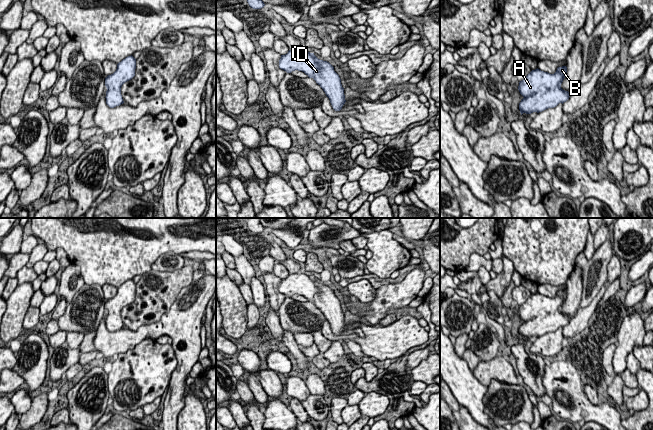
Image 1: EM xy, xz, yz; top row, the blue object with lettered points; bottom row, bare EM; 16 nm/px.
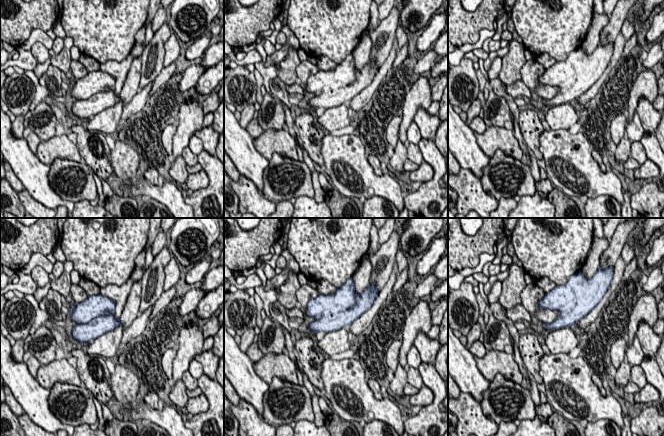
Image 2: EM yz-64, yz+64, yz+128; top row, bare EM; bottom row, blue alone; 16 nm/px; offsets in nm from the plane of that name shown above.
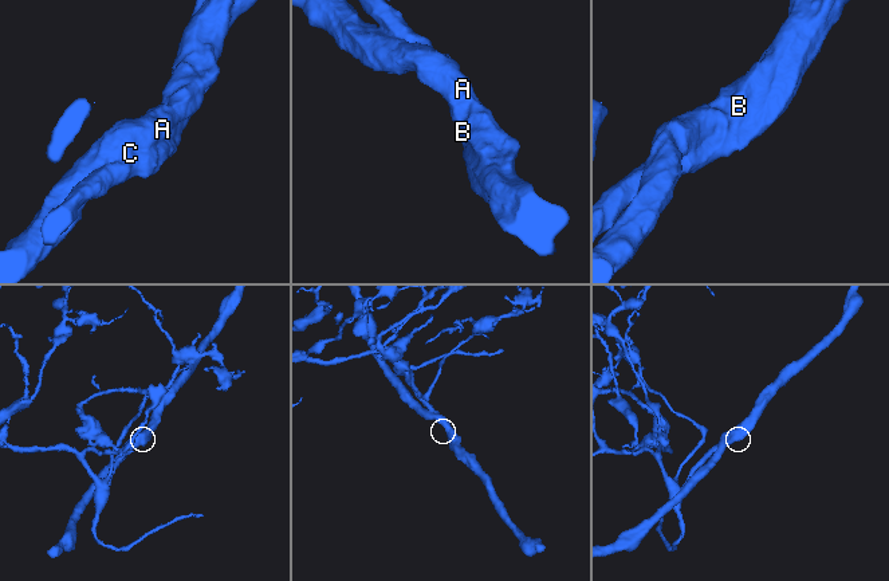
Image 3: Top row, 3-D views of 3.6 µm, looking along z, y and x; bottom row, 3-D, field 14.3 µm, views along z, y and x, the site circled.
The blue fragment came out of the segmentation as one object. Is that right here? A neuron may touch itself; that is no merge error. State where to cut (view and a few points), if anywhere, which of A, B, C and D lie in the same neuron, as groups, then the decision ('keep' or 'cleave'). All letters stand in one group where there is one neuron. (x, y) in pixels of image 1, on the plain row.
no cut | A B C D | keep

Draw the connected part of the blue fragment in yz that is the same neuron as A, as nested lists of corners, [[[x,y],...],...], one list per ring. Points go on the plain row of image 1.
[[[558,291],[554,298],[532,294],[519,306],[518,314],[524,321],[519,327],[521,339],[533,336],[542,336],[548,332],[554,332],[559,327],[566,326],[571,317],[561,312],[566,301],[567,291]]]

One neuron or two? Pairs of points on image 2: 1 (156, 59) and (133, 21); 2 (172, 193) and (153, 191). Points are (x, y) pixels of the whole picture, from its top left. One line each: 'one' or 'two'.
1: two
2: one

